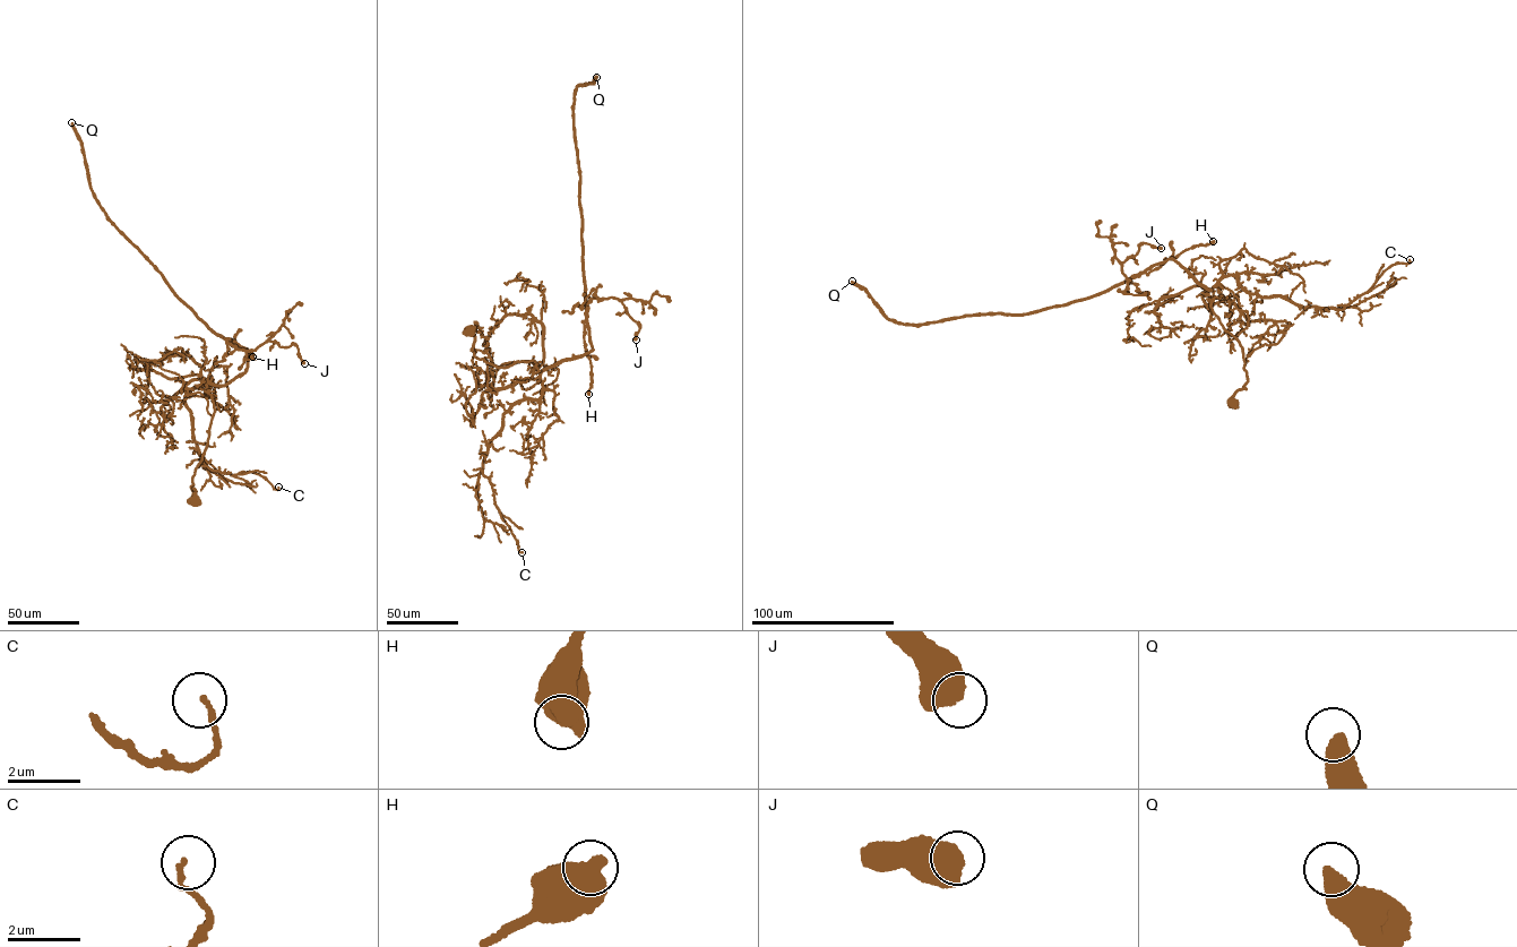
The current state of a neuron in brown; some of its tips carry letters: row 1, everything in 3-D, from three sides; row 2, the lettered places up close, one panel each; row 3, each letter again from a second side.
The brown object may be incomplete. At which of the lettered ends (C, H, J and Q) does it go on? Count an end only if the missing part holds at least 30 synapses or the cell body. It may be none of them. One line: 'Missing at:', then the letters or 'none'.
Missing at: Q

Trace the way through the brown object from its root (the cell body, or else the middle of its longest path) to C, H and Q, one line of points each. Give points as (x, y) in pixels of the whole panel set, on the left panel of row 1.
C: (195, 501), (192, 478), (214, 411), (209, 377), (184, 402), (204, 462), (278, 487)
H: (195, 501), (192, 478), (214, 411), (206, 384), (225, 385), (244, 373), (248, 351), (229, 342), (252, 356)
Q: (195, 501), (192, 478), (214, 411), (206, 384), (242, 376), (248, 351), (198, 318), (106, 217), (71, 122)

